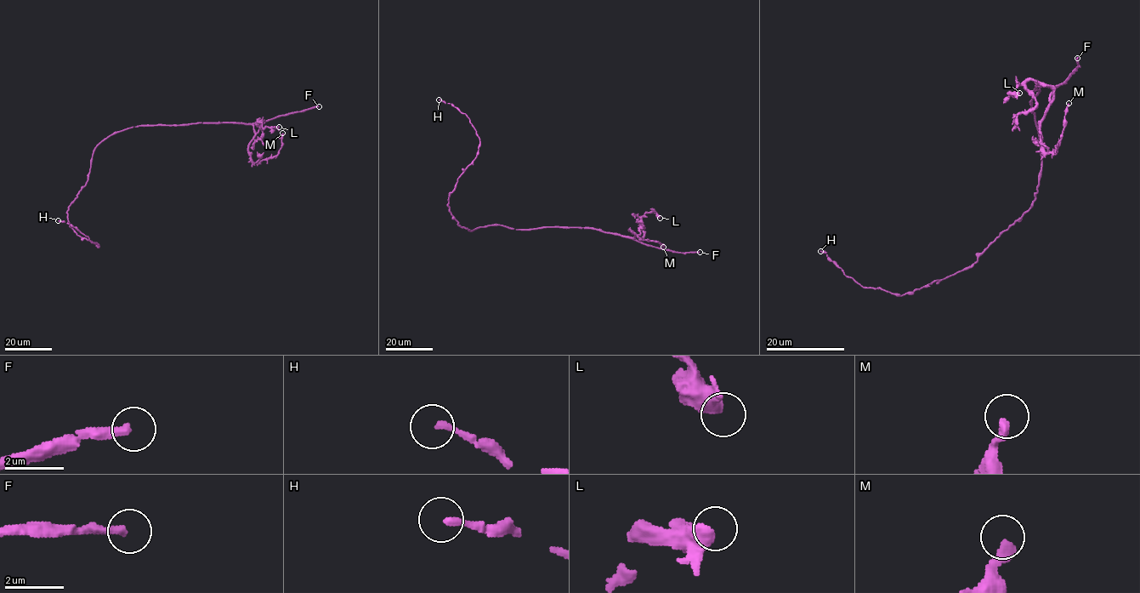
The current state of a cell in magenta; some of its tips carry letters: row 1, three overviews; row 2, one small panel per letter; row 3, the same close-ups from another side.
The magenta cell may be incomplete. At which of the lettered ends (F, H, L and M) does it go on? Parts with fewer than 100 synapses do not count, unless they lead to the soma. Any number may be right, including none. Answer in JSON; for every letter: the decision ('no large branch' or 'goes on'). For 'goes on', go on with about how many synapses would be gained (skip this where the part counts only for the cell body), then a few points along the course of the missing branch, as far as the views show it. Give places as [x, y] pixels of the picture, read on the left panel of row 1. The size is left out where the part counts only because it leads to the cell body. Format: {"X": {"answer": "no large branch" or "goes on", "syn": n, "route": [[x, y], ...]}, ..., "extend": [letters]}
{"F": {"answer": "goes on", "syn": 250}, "H": {"answer": "no large branch"}, "L": {"answer": "no large branch"}, "M": {"answer": "no large branch"}, "extend": ["F"]}

